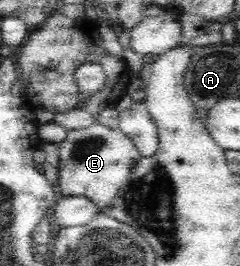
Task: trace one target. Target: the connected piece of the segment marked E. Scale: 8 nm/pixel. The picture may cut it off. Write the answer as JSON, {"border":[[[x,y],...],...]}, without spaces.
{"border":[[[95,122],[86,130],[68,131],[68,135],[57,149],[57,184],[63,196],[88,197],[101,210],[115,197],[120,185],[128,180],[133,166],[141,160],[130,138],[122,134],[119,128],[114,130],[100,122]]]}

